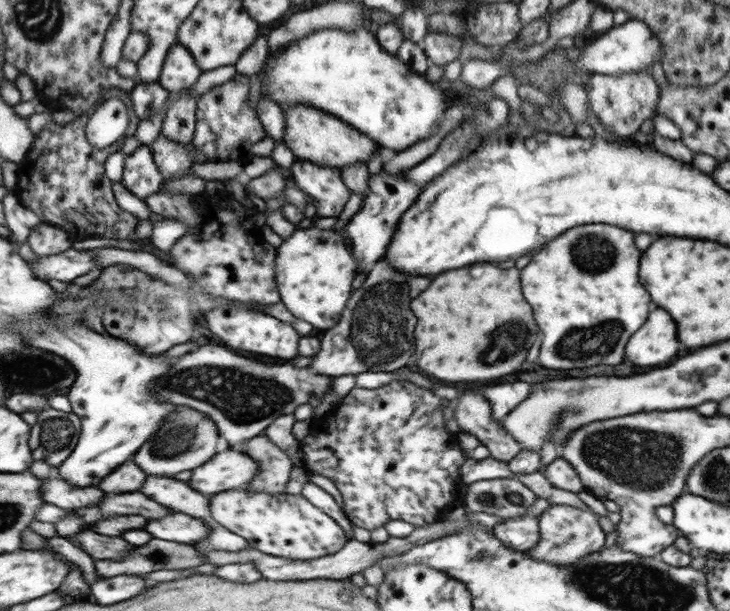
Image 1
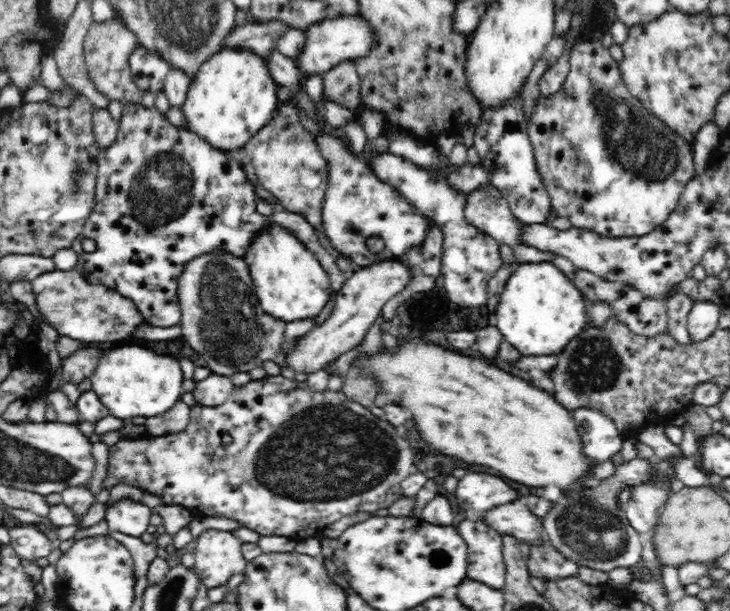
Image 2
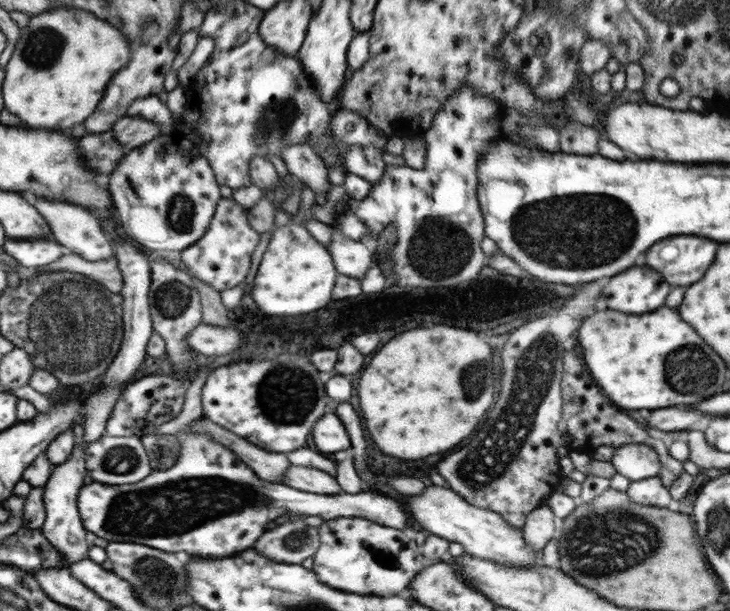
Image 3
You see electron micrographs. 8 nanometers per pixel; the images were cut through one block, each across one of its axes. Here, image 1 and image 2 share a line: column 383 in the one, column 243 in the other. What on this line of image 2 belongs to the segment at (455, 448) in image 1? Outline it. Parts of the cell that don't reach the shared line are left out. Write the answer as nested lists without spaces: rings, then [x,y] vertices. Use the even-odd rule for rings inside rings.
[[[266,375],[263,379],[249,381],[242,386],[235,386],[230,396],[224,404],[217,407],[192,408],[188,426],[182,432],[170,434],[170,436],[160,436],[160,438],[150,438],[150,440],[120,440],[114,446],[108,446],[108,474],[102,480],[104,493],[110,492],[116,485],[124,484],[148,494],[153,494],[162,498],[165,506],[179,505],[186,509],[198,508],[206,516],[220,518],[234,518],[243,526],[256,530],[264,536],[300,536],[300,538],[312,537],[316,530],[328,527],[345,517],[355,514],[372,515],[377,510],[388,509],[395,500],[403,496],[401,483],[406,476],[414,475],[416,472],[413,460],[413,453],[404,440],[404,436],[398,436],[396,428],[390,426],[386,420],[380,420],[366,410],[365,406],[352,400],[348,400],[346,395],[340,390],[337,392],[328,389],[318,392],[311,389],[306,381],[296,381],[284,379],[283,377]],[[222,434],[230,434],[234,439],[232,445],[224,449],[221,447]]]

